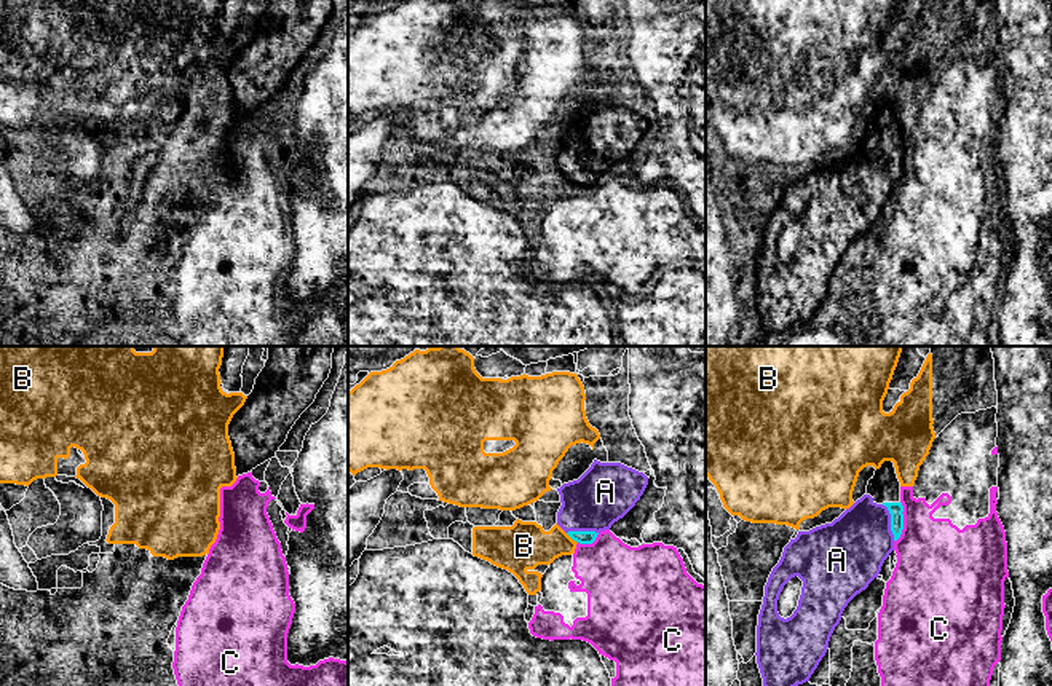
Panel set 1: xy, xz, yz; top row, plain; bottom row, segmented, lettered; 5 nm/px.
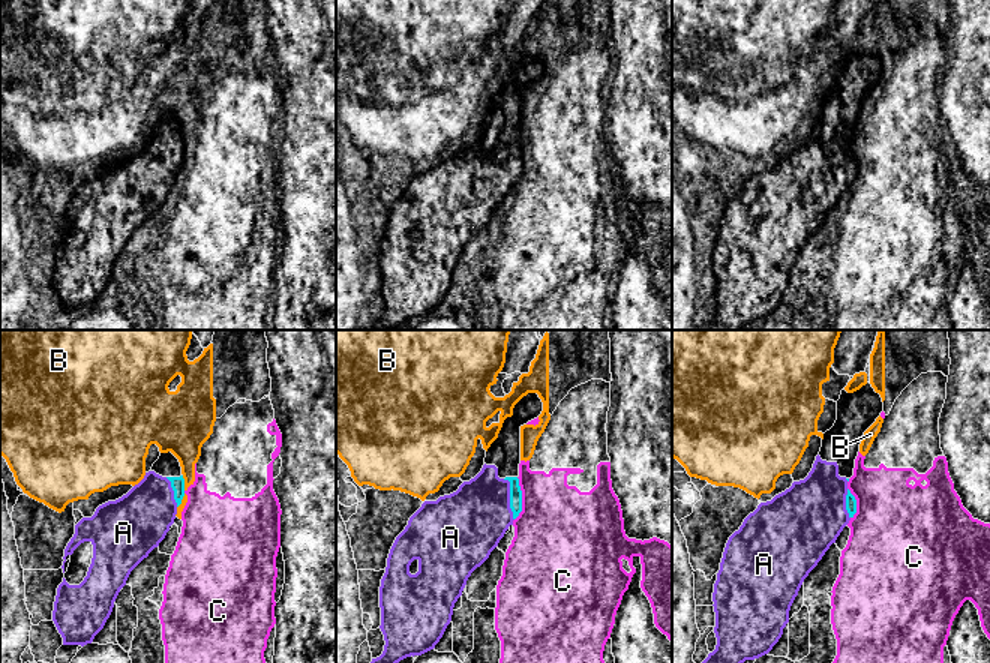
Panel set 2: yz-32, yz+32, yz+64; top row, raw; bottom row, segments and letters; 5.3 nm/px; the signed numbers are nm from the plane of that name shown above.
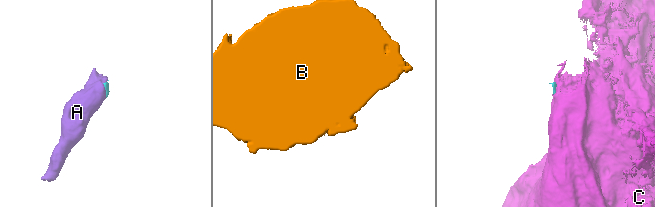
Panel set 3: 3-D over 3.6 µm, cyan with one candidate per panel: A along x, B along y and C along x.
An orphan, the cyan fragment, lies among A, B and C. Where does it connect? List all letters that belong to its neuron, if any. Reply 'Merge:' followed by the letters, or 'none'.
Merge: A

